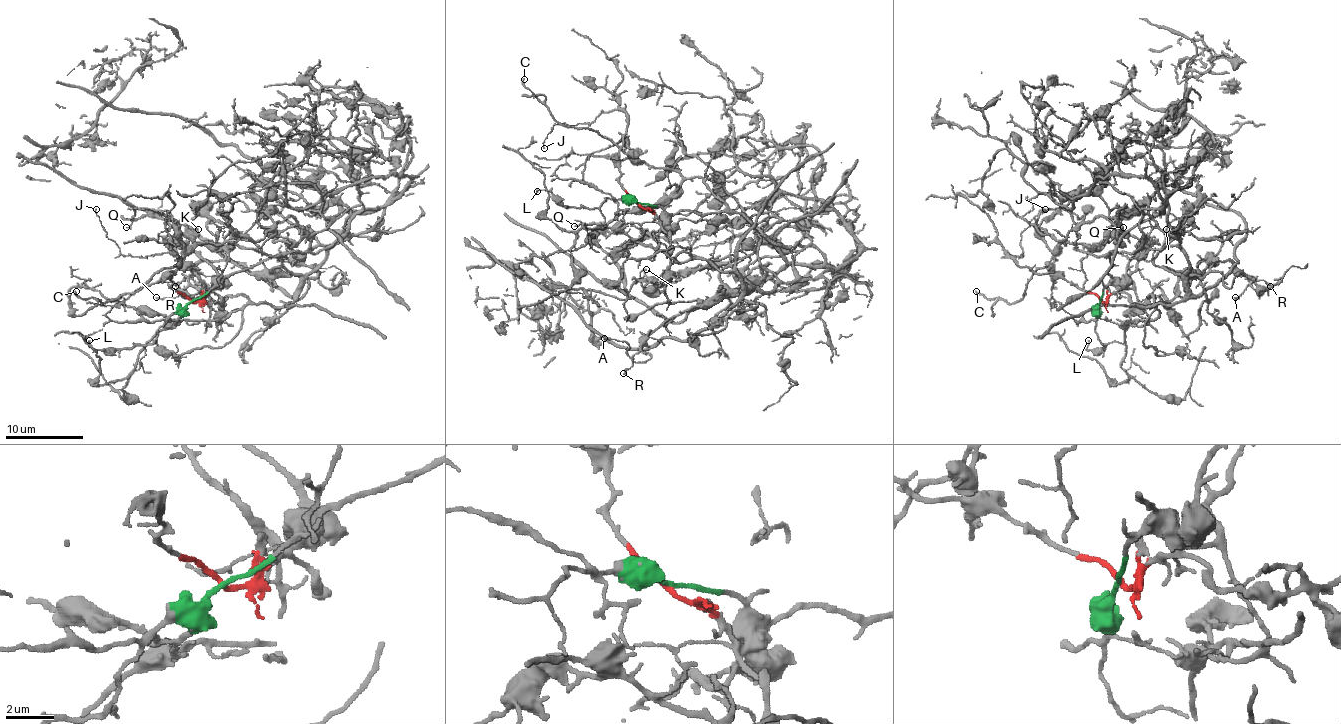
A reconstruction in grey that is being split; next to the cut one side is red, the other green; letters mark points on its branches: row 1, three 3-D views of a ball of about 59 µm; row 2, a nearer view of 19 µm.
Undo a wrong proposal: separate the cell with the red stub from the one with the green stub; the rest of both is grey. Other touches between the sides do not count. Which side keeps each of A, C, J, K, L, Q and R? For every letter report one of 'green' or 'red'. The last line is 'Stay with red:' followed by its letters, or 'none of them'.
A: red
C: green
J: red
K: red
L: green
Q: green
R: red
Stay with red: A, J, K, R

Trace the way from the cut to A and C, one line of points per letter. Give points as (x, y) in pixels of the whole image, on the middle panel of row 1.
A: (638, 204), (669, 237), (669, 256), (707, 258), (748, 288), (726, 266), (714, 295), (630, 356), (603, 338)
C: (638, 204), (673, 213), (716, 213), (726, 206), (701, 178), (636, 163), (591, 130), (558, 122), (523, 79)

